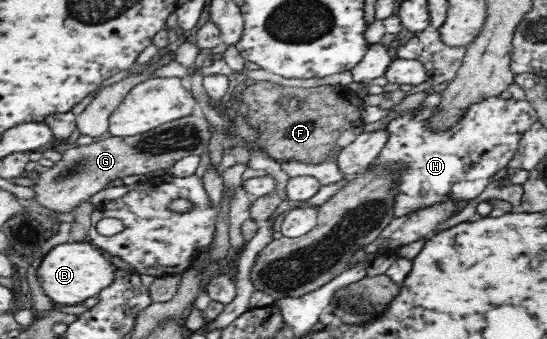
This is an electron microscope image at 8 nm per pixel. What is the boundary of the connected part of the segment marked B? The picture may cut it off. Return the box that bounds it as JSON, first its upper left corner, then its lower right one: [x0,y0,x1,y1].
[37,241,115,306]

